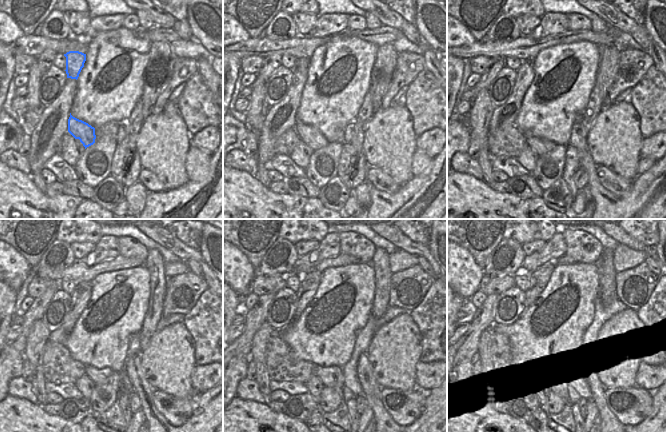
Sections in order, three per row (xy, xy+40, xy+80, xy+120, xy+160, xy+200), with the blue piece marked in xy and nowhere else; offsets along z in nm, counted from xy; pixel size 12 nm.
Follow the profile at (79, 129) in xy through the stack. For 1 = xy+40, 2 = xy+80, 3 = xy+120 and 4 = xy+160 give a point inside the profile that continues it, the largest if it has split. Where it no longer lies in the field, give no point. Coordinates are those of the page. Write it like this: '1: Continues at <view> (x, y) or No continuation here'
1: Continues at xy+40 (311, 136)
2: Continues at xy+80 (541, 146)
3: Continues at xy+120 (98, 375)
4: Continues at xy+160 (329, 379)

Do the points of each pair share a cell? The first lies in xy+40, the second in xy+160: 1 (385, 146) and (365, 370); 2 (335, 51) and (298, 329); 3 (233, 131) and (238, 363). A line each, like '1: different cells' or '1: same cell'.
1: different cells
2: same cell
3: same cell

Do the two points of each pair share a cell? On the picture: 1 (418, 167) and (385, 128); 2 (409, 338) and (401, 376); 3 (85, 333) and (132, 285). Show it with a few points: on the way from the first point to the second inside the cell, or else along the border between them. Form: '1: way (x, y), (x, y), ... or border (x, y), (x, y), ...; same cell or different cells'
1: border (416, 149), (412, 157), (412, 175); different cells
2: way (401, 347), (401, 367); same cell
3: way (102, 333), (121, 319), (127, 312), (131, 302); same cell

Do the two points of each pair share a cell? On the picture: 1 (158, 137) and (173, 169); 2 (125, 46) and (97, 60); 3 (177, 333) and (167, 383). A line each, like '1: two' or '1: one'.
1: one
2: one
3: one

